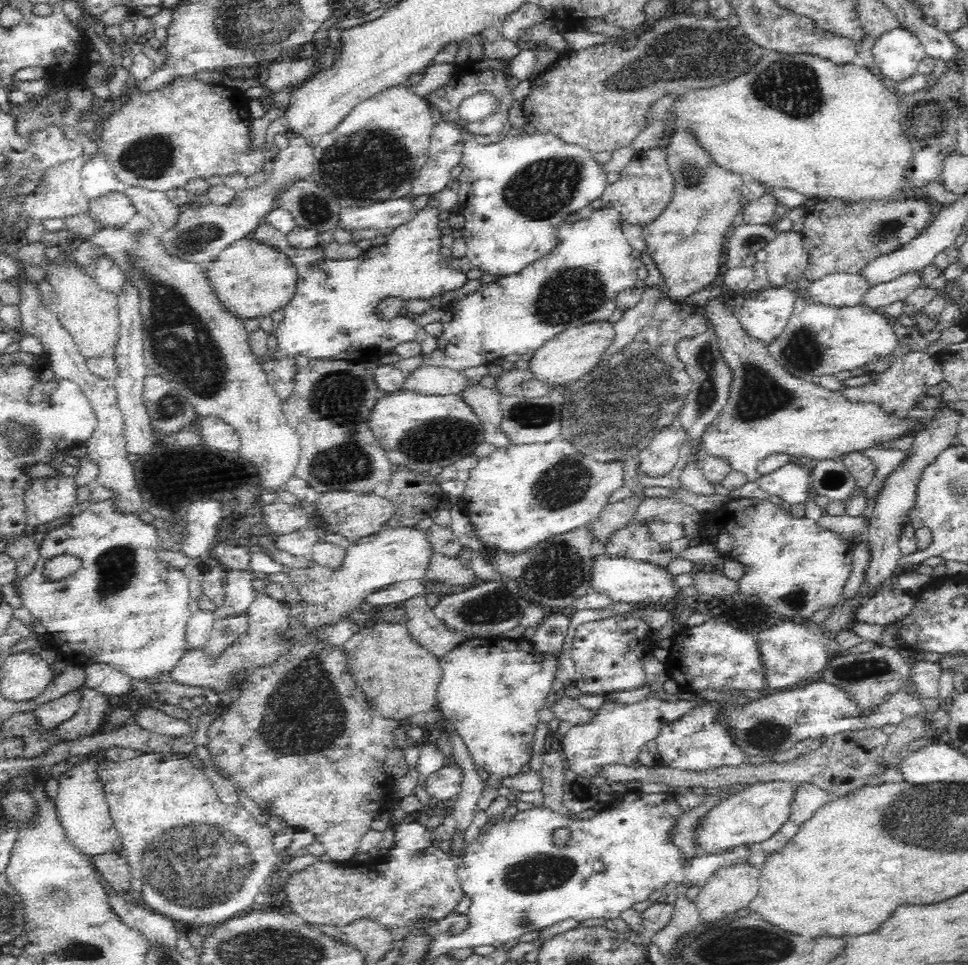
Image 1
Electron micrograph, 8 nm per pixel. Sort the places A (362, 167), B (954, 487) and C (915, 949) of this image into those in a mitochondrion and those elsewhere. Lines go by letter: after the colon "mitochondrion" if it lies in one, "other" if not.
A: mitochondrion
B: mitochondrion
C: other

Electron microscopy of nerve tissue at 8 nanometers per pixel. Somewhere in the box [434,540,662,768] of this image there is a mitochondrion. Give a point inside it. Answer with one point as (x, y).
(499, 605)

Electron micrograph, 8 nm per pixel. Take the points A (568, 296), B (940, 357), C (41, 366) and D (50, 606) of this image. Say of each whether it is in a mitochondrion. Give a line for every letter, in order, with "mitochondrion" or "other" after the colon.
A: mitochondrion
B: other
C: other
D: other

